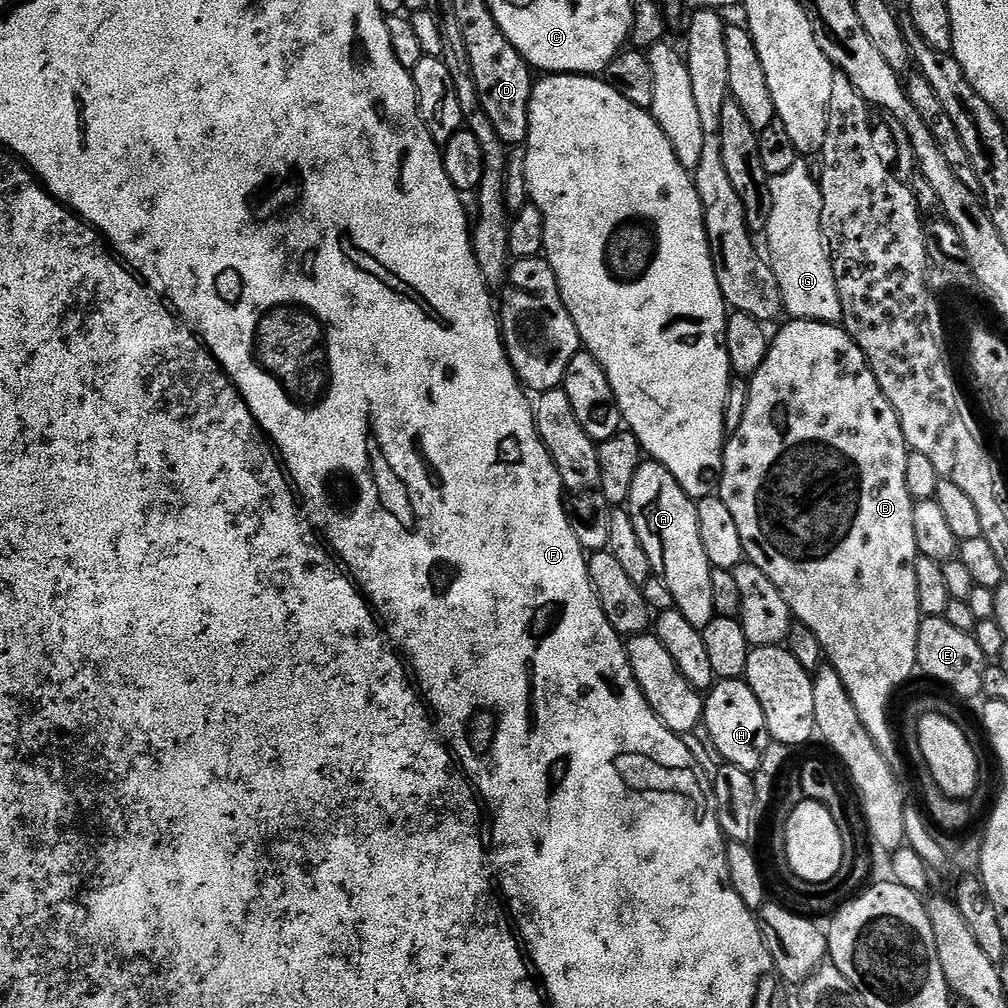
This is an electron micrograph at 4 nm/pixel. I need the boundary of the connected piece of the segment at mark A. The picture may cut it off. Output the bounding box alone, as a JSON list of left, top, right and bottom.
[626,462,716,630]

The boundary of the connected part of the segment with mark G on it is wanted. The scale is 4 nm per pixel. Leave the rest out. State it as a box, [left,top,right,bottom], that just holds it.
[766,158,842,325]

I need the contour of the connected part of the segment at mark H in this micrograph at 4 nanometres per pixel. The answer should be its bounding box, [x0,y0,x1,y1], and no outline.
[702,680,770,774]

